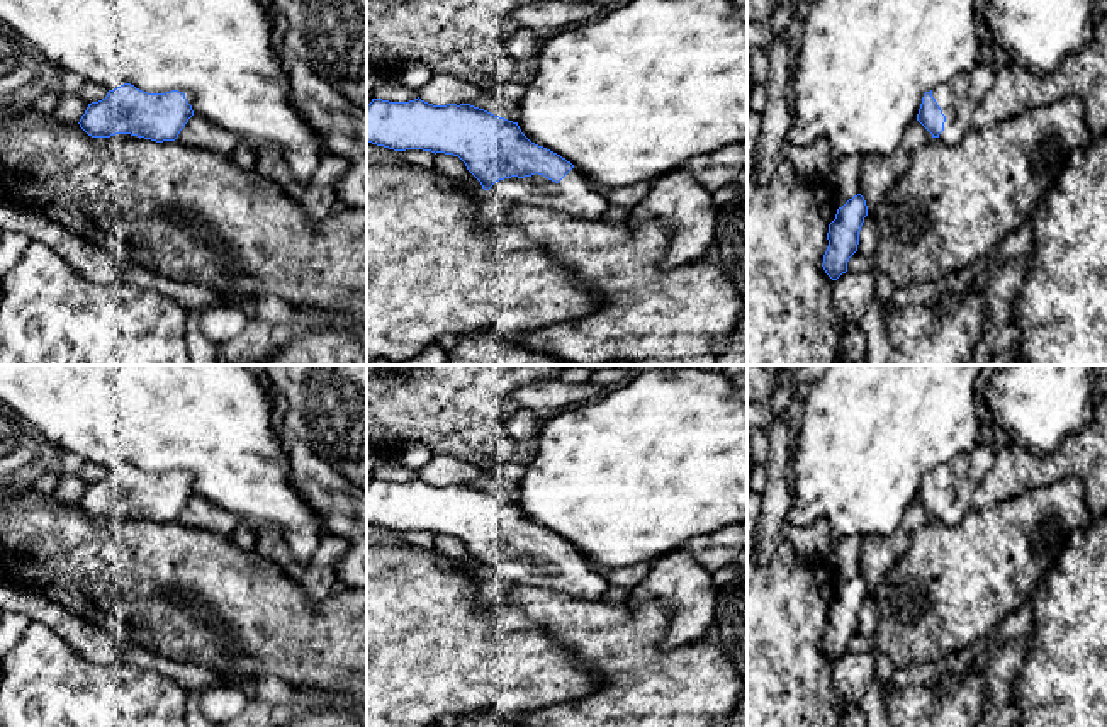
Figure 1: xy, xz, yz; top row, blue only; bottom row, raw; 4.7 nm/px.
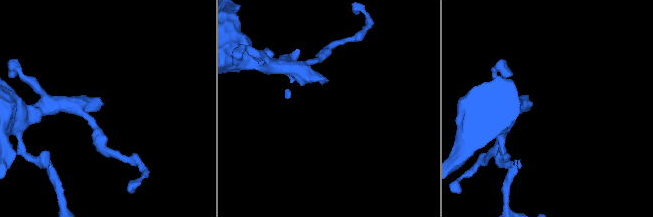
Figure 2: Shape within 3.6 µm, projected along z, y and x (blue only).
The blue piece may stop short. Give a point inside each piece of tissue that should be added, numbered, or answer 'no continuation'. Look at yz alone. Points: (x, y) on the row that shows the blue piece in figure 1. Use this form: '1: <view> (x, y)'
1: yz (956, 99)

